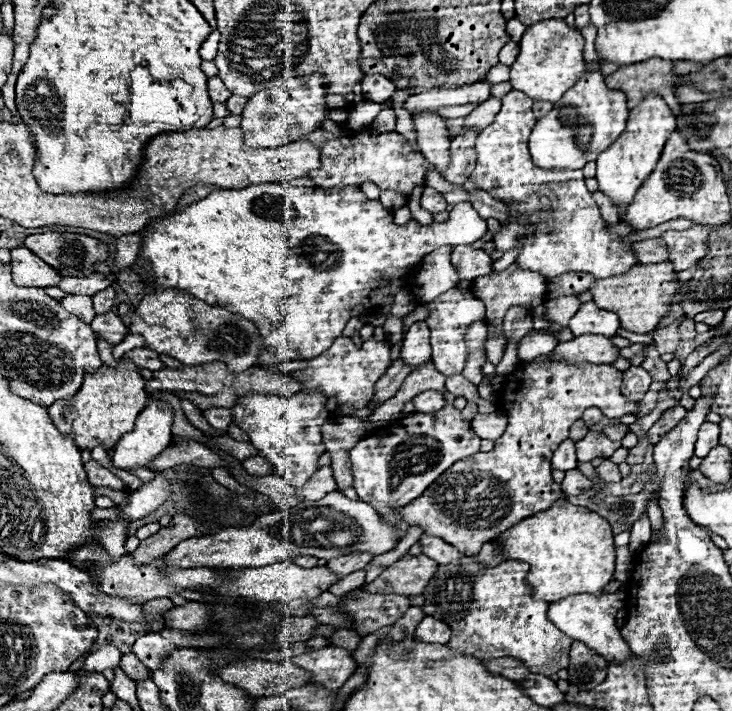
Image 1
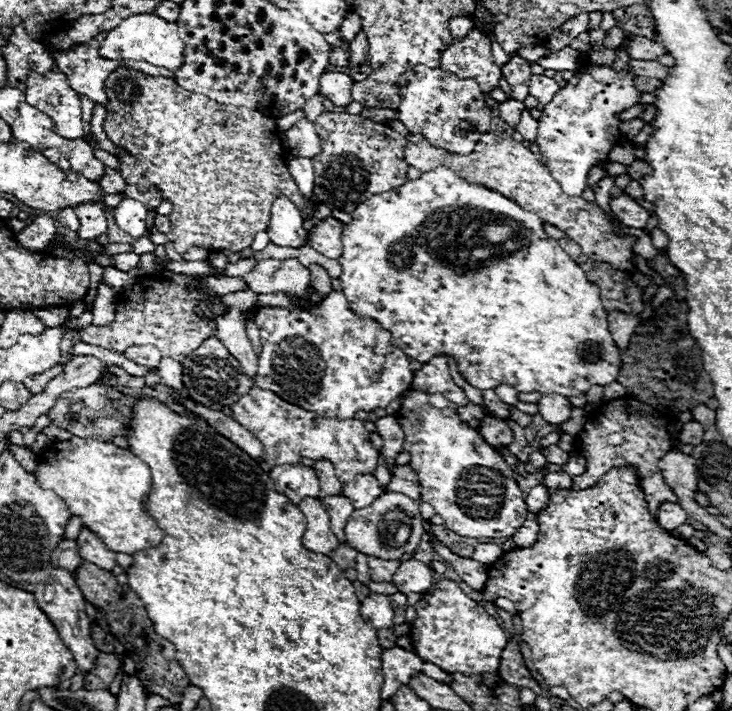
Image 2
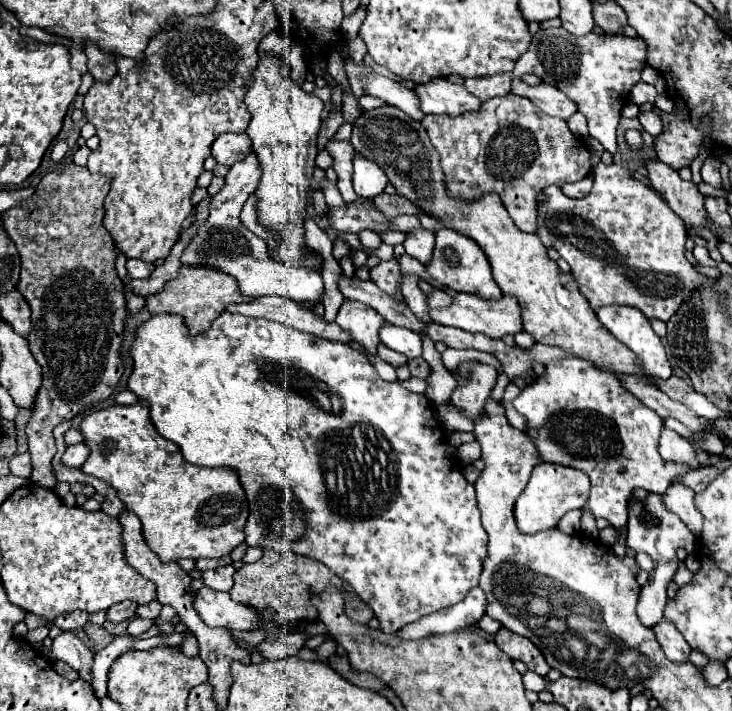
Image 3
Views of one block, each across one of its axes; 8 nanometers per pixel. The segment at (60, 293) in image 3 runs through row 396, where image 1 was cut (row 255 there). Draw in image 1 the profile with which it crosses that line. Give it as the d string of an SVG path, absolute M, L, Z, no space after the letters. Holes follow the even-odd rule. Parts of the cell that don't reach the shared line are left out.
M34 234L26 238L26 248L52 268L62 270L62 276L88 276L94 272L94 262L106 262L108 258L106 246L84 234Z

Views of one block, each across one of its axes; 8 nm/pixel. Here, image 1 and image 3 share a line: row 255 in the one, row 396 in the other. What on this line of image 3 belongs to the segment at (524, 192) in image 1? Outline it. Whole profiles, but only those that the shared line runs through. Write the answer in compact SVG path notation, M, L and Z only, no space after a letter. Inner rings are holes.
M566 358L566 362L552 362L552 366L546 366L546 374L528 384L522 394L512 400L512 406L526 418L526 434L536 444L538 454L544 462L570 466L590 476L592 490L582 510L590 512L594 518L606 518L614 528L626 526L628 498L636 488L664 494L670 482L684 474L684 466L664 462L658 454L662 418L654 410L644 406L638 398L628 394L628 390L620 388L620 382L614 374L608 374L580 358Z

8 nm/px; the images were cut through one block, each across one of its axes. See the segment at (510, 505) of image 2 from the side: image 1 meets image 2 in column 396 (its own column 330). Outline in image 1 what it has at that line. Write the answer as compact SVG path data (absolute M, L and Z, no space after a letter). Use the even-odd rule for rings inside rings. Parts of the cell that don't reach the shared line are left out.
M298 392L294 396L250 394L242 396L232 408L234 424L238 424L252 440L262 458L274 464L278 476L284 476L294 488L302 488L320 468L318 458L326 452L322 444L322 424L332 418L326 410L328 398L322 392Z

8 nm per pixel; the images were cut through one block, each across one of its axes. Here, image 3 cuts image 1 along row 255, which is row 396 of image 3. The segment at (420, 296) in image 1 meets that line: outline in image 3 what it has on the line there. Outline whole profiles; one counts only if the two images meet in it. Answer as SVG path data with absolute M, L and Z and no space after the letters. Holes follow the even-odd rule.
M422 336L422 344L424 344L424 350L422 350L422 356L430 362L432 366L432 376L428 378L428 390L426 390L426 396L428 400L434 404L434 406L440 406L440 404L448 404L450 402L450 396L452 396L452 390L456 388L456 376L452 376L444 364L442 364L442 358L440 358L440 352L436 352L434 348L434 342L424 338Z

